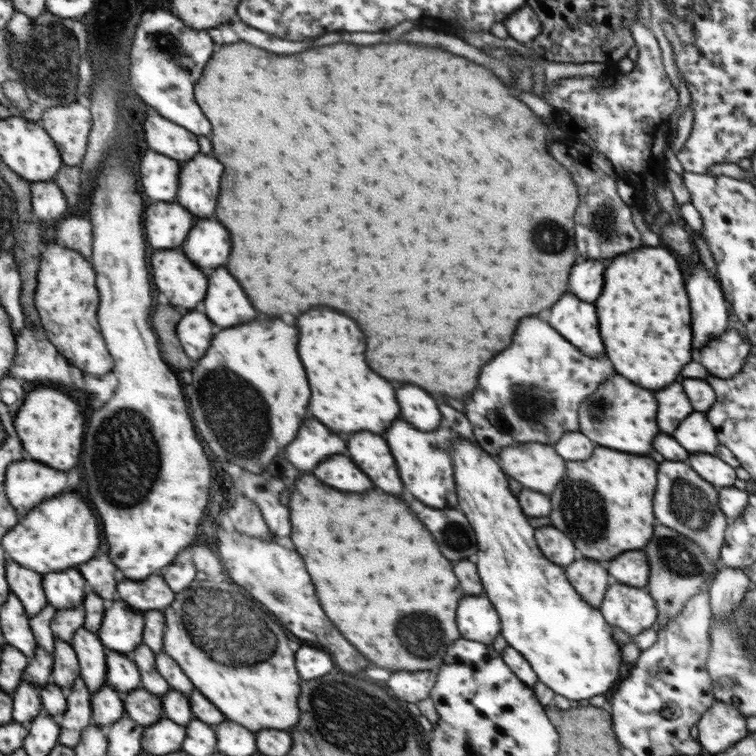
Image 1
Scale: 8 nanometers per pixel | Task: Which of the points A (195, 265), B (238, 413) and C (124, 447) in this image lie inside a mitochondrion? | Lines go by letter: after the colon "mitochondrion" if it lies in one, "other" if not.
A: other
B: mitochondrion
C: mitochondrion

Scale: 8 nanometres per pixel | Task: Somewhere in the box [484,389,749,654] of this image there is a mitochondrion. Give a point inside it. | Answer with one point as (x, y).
(584, 512)

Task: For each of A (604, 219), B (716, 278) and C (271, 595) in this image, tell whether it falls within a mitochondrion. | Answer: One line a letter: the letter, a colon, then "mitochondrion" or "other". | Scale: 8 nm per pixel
A: mitochondrion
B: other
C: mitochondrion

